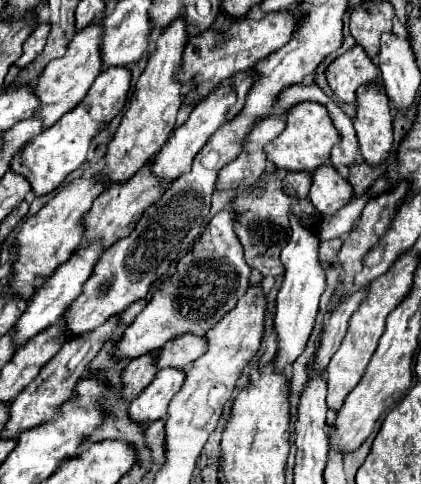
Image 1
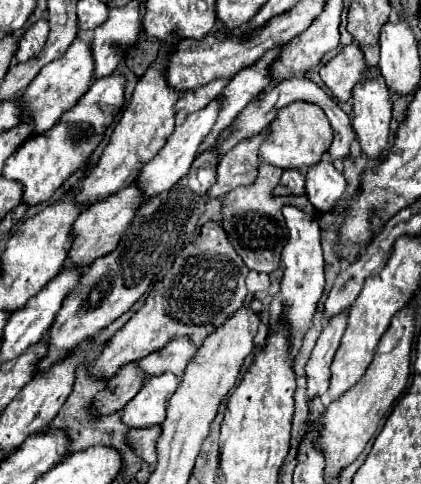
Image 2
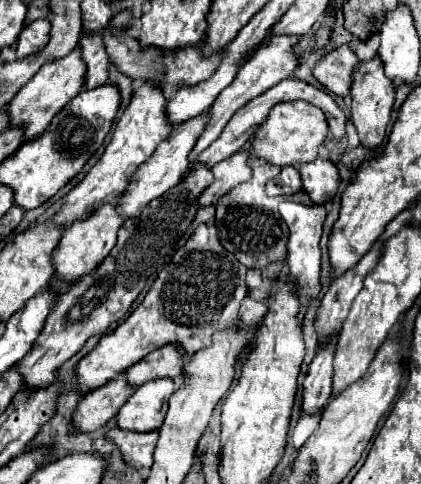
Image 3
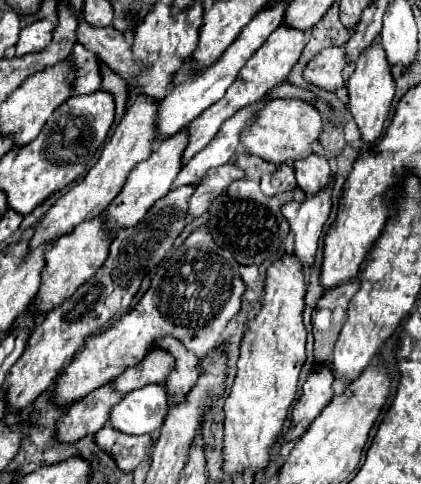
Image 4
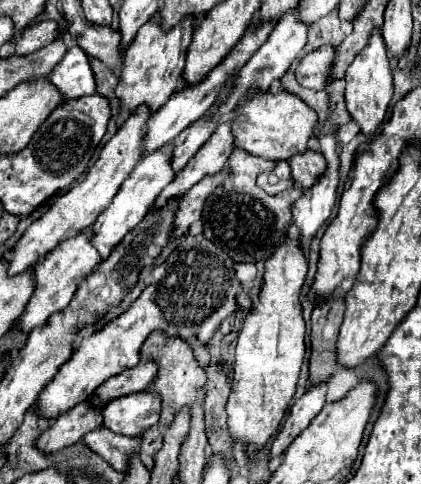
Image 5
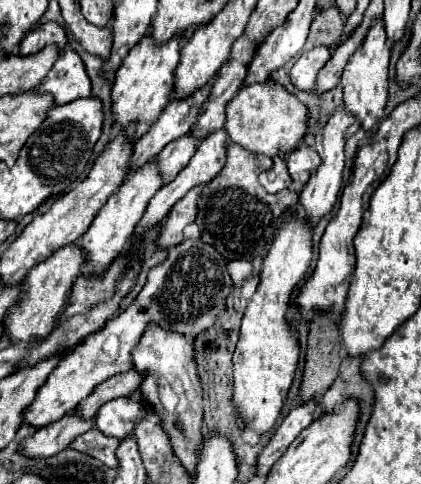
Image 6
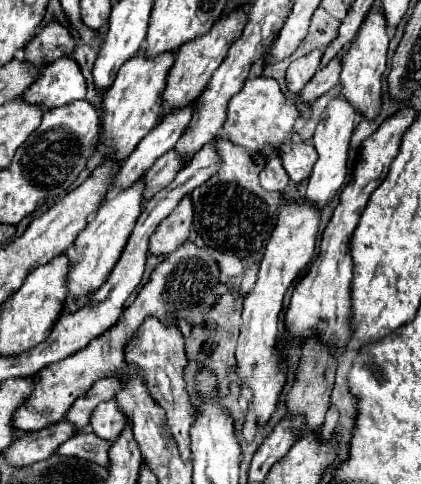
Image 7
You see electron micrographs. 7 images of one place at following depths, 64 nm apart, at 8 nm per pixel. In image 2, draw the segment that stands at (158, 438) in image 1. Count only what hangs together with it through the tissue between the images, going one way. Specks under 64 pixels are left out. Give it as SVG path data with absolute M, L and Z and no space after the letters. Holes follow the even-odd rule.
M154 424L152 428L136 428L136 430L130 430L130 434L128 434L128 440L132 442L136 454L152 466L156 466L156 440L158 440L158 436L160 436L158 424Z

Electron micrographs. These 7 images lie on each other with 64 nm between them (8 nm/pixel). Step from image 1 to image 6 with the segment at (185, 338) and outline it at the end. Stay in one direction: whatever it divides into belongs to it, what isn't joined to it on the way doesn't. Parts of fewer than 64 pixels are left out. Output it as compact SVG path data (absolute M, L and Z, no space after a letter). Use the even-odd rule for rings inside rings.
M136 368L124 372L124 374L116 374L108 380L104 380L102 384L96 386L96 390L78 404L76 410L80 410L78 414L82 418L94 418L98 408L114 398L120 398L120 396L132 396L134 392L138 392L138 386L140 386L140 380L144 376L140 376L140 372L136 372Z

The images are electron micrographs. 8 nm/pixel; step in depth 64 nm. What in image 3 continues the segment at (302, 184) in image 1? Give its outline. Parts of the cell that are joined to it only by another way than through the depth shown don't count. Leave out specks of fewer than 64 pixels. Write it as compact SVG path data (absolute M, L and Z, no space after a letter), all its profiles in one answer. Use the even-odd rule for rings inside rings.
M284 166L280 176L272 182L268 182L266 186L266 192L270 196L292 196L296 192L302 190L302 184L300 184L300 174L294 166Z

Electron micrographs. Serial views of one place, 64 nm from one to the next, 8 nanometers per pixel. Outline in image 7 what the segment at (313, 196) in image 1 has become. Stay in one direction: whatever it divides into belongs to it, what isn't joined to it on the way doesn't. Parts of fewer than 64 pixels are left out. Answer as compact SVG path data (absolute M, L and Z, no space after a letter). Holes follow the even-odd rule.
M288 142L282 146L282 164L284 164L284 170L288 172L290 180L294 180L294 182L306 180L312 172L312 166L316 164L316 160L318 160L318 156L314 152L314 146L310 146L310 144Z

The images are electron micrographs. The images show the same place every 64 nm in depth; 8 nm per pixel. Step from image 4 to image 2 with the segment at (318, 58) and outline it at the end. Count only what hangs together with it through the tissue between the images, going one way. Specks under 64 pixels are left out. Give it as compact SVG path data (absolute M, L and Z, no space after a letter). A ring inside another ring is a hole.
M350 44L338 56L334 56L330 62L322 66L320 76L340 102L348 102L352 98L352 88L360 80L364 80L364 76L368 74L368 68L370 66L364 58L362 48L356 44Z

